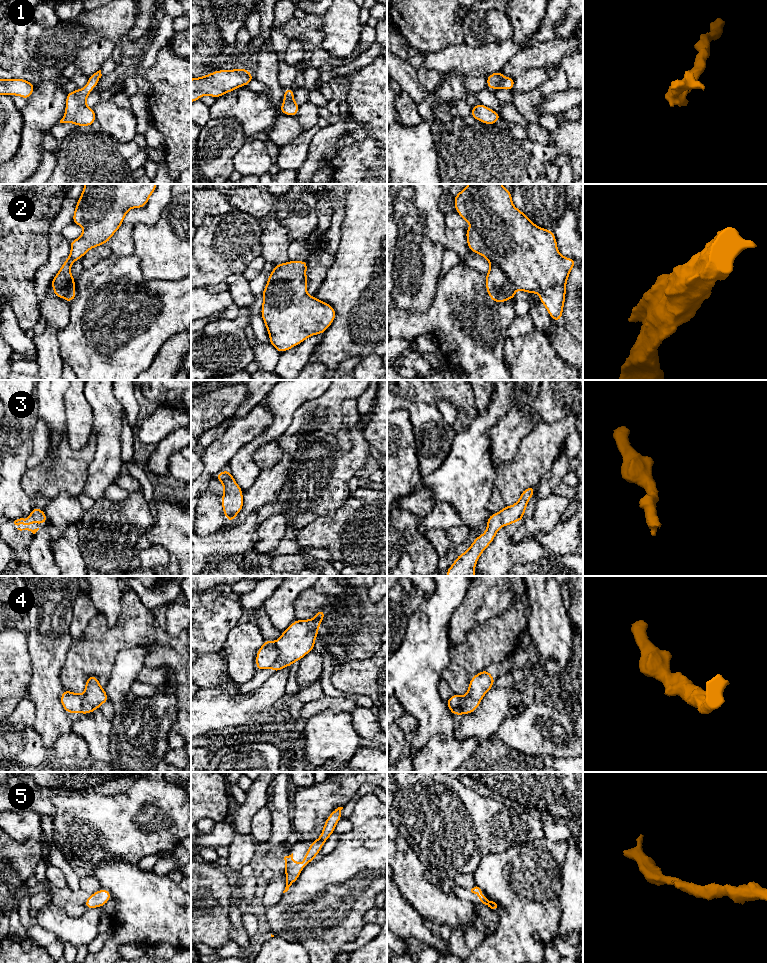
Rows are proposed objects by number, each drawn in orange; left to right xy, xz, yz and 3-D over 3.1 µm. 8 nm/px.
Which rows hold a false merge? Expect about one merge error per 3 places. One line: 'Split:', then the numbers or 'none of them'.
Split: 4

